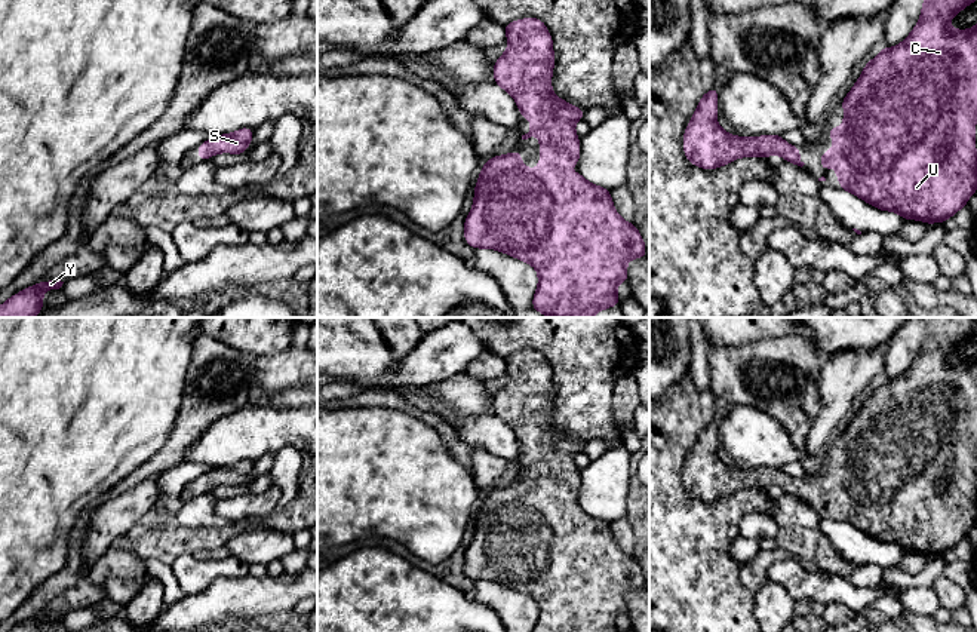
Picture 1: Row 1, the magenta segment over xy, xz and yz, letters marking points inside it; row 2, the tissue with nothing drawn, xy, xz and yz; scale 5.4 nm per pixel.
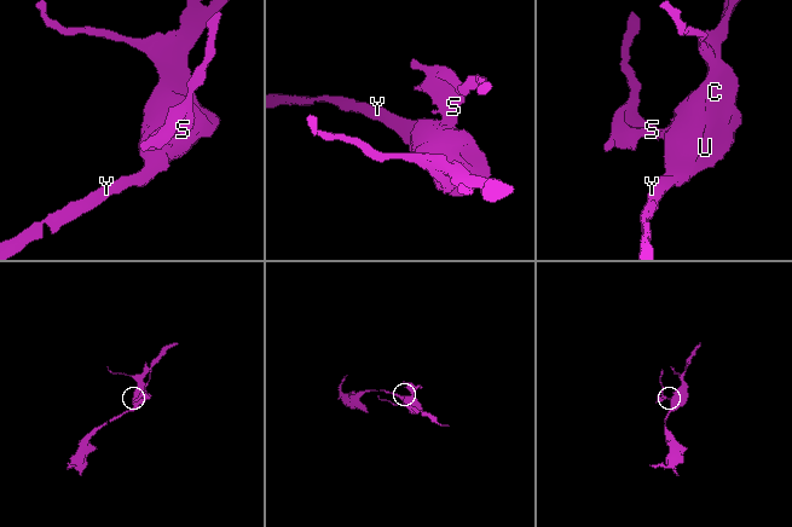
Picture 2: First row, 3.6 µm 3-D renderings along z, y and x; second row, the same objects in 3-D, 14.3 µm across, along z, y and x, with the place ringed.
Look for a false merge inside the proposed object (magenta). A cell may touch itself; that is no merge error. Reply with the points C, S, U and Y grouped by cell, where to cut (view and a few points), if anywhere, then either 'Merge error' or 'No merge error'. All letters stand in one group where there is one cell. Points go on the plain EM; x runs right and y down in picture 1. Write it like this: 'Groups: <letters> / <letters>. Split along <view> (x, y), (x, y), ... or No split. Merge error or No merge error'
Groups: C S U Y. No split. No merge error

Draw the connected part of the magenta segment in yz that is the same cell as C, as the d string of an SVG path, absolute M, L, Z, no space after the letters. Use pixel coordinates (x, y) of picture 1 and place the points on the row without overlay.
M921 317L925 323L921 350L912 365L897 378L885 380L863 401L861 408L850 426L841 433L844 438L844 460L835 458L827 469L835 472L832 482L821 487L820 497L826 503L836 500L841 522L847 522L869 537L881 542L897 544L907 552L919 552L927 556L944 555L964 540L973 525L977 524L977 485L974 461L977 454L977 358L970 362L953 362L947 356L964 340L977 332L974 317Z

